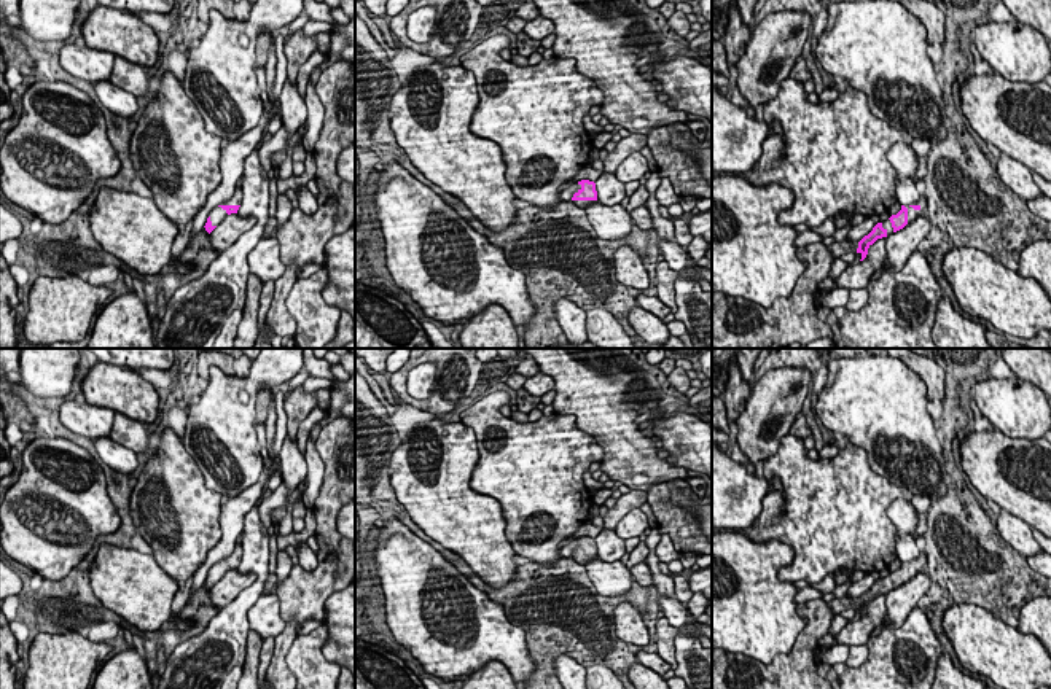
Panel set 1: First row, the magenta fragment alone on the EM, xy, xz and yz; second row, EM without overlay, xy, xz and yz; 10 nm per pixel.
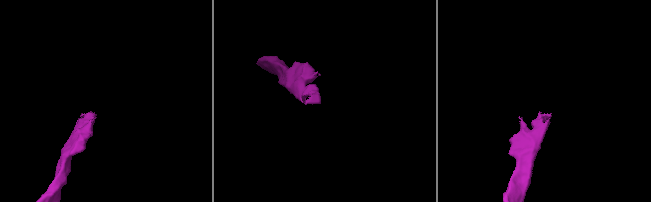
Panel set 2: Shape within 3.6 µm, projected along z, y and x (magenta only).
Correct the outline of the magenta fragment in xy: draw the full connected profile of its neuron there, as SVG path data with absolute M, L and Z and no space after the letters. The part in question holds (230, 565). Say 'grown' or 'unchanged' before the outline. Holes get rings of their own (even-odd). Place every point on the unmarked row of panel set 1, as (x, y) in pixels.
grown | M237 541L237 546L234 552L223 559L221 562L215 563L207 574L205 579L205 587L210 590L228 571L237 570L239 563L242 559L242 549L240 549L240 541Z

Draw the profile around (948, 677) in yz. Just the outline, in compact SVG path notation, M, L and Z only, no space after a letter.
M941 652L932 689L986 689L986 684L979 678L963 675L954 667L949 654Z

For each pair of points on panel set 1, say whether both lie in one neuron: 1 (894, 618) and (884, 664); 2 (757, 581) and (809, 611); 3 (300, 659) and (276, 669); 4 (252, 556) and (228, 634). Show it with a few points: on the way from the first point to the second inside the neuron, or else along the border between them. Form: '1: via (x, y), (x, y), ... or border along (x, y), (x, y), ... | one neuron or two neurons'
1: border along (916, 605), (900, 626), (886, 626), (870, 638) | two neurons
2: border along (798, 605), (797, 611), (806, 626), (793, 642) | two neurons
3: border along (296, 634), (285, 657), (285, 665), (290, 672) | two neurons
4: via (260, 575), (258, 586), (234, 615) | one neuron

